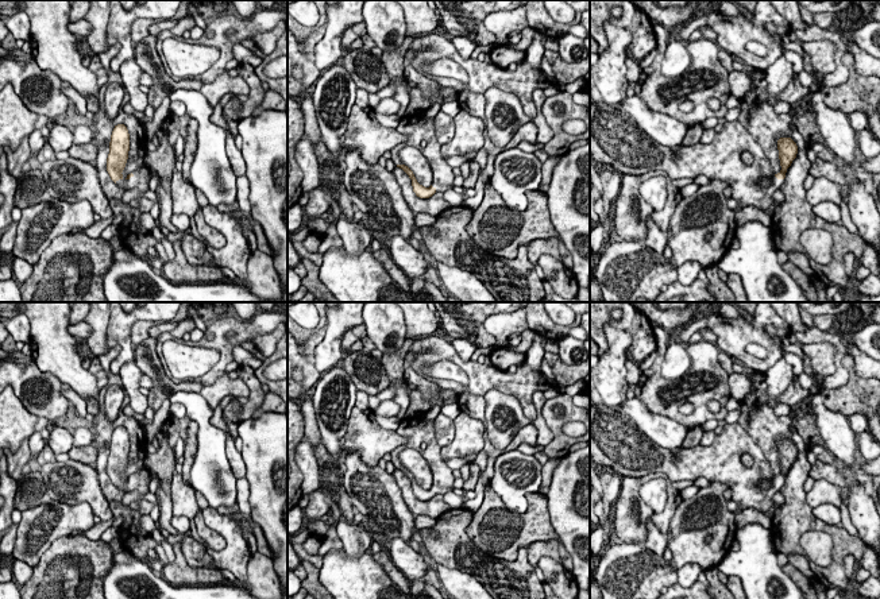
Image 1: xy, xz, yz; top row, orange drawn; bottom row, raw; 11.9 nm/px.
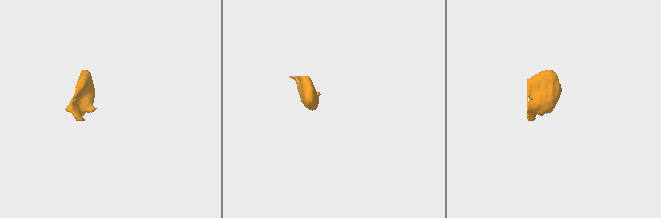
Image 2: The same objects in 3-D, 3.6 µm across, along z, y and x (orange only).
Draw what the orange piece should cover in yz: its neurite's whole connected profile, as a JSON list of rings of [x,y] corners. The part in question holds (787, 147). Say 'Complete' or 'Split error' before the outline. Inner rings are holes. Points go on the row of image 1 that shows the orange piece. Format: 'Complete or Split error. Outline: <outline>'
Split error. Outline: [[[599,97],[590,100],[590,159],[610,165],[624,175],[642,175],[663,170],[673,179],[706,175],[727,182],[738,208],[767,210],[773,193],[781,188],[787,169],[796,158],[791,138],[777,140],[781,170],[775,174],[763,148],[738,121],[725,121],[711,143],[683,146],[676,154],[647,135],[622,109],[606,108]],[[749,151],[754,162],[746,165],[741,154]]]

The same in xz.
Split error. Outline: [[[404,116],[397,131],[405,135],[408,140],[390,150],[391,161],[409,175],[413,192],[420,198],[429,198],[436,192],[444,193],[453,188],[455,174],[441,155],[441,144],[437,142],[433,120],[435,117],[417,120],[416,117]],[[404,147],[416,147],[427,158],[432,170],[432,185],[429,188],[420,185],[413,171],[402,163],[400,151]]]

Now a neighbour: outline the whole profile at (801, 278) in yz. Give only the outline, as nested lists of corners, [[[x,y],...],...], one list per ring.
[[[790,260],[783,264],[783,268],[795,279],[795,282],[803,290],[803,294],[808,300],[808,302],[818,302],[817,290],[813,285],[813,281],[806,275],[800,268],[798,268]]]

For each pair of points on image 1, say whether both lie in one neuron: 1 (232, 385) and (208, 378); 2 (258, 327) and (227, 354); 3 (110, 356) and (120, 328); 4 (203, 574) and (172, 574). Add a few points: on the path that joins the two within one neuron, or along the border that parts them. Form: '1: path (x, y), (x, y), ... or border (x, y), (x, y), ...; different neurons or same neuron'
1: border (234, 360), (212, 383), (204, 386); different neurons
2: path (249, 329), (242, 331), (228, 344); same neuron
3: border (115, 344), (120, 352), (110, 370), (118, 374); different neurons
4: path (195, 574), (180, 574); same neuron

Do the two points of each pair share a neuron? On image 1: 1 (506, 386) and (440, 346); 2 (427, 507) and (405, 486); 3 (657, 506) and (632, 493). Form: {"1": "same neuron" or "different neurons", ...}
{"1": "same neuron", "2": "same neuron", "3": "different neurons"}

